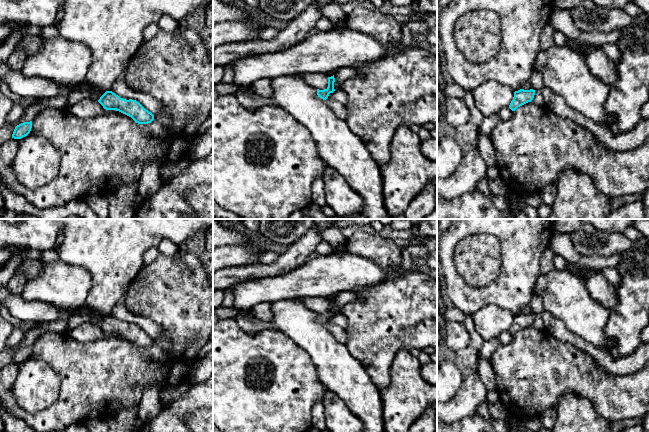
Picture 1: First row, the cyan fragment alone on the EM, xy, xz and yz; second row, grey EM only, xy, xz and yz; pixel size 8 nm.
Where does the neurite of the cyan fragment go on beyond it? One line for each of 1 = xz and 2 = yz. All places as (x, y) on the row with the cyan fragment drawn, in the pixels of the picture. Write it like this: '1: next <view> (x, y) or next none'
1: next none
2: next none

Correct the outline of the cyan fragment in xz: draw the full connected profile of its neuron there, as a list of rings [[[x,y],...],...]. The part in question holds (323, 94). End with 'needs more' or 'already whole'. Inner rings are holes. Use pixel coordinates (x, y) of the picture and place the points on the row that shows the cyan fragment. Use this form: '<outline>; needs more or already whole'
[[[334,75],[331,77],[328,77],[328,87],[324,90],[317,89],[317,95],[323,100],[326,100],[330,93],[333,93],[335,91],[334,89],[334,82],[335,78]]]; already whole

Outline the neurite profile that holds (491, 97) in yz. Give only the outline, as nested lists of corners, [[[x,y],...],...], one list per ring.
[[[489,80],[471,92],[478,110],[484,116],[491,116],[499,114],[503,108],[509,107],[515,91],[510,86]]]

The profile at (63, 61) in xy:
[[[61,36],[44,39],[38,53],[27,56],[21,72],[27,77],[43,77],[57,84],[78,86],[87,83],[86,75],[92,63],[92,53],[87,45]]]

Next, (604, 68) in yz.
[[[568,39],[567,43],[584,48],[581,54],[584,56],[591,73],[604,83],[612,86],[618,79],[616,62],[607,57],[602,46],[581,43],[576,39]]]

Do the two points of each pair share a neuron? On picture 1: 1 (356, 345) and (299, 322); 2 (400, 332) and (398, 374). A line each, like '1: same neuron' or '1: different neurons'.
1: different neurons
2: different neurons

